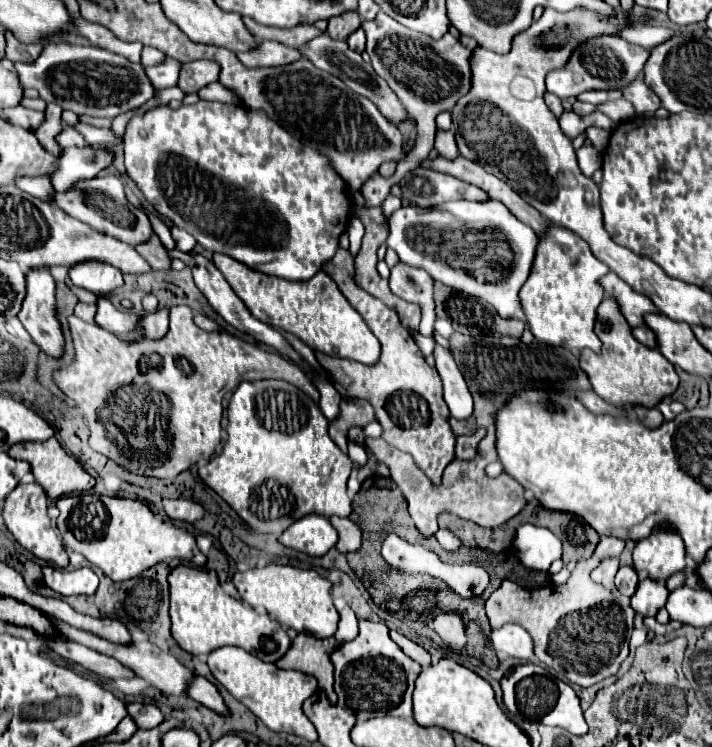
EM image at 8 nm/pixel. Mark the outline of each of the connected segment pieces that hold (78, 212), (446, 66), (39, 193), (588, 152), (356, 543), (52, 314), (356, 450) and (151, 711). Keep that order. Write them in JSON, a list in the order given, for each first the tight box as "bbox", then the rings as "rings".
[{"bbox":[63,176,153,246],"rings":[[[97,176],[81,182],[73,192],[63,194],[63,210],[73,218],[83,220],[85,224],[91,224],[91,228],[95,228],[97,232],[103,232],[105,236],[115,236],[131,246],[145,242],[153,232],[147,214],[127,202],[123,184],[115,176]]]},{"bbox":[361,12,471,162],"rings":[[[379,12],[371,22],[361,22],[361,28],[367,34],[367,54],[371,56],[373,70],[379,72],[397,94],[407,114],[417,122],[417,144],[407,160],[419,162],[433,150],[435,116],[443,110],[453,110],[457,100],[471,90],[471,52],[451,34],[441,40],[431,40],[429,36],[401,26],[385,12]]]},{"bbox":[17,176,53,202],"rings":[[[25,176],[25,178],[19,178],[17,180],[17,186],[21,188],[21,190],[25,190],[27,194],[31,194],[31,196],[37,196],[37,198],[49,198],[47,202],[53,202],[53,186],[51,186],[51,180],[49,178],[45,178],[45,176],[39,176],[39,178],[29,178],[29,176]]]},{"bbox":[577,146,601,176],"rings":[[[581,146],[577,152],[577,160],[579,160],[579,168],[583,170],[585,176],[591,176],[595,170],[601,168],[601,152],[595,150],[593,146]]]},{"bbox":[331,516,361,554],"rings":[[[333,516],[331,524],[339,534],[339,540],[335,544],[335,548],[339,552],[349,554],[349,552],[359,550],[359,546],[361,546],[361,530],[359,530],[359,526],[355,522],[351,522],[349,518],[335,518]]]},{"bbox":[19,268,65,360],"rings":[[[35,268],[27,274],[27,296],[23,300],[23,308],[19,312],[19,320],[23,328],[29,332],[33,344],[49,358],[61,360],[65,354],[65,338],[63,324],[59,320],[59,306],[55,300],[55,282],[49,268]]]},{"bbox":[348,441,368,466],"rings":[[[348,441],[348,456],[357,466],[367,463],[368,457],[365,450],[356,442]]]},{"bbox":[127,704,165,730],"rings":[[[127,704],[127,712],[135,720],[135,724],[145,730],[157,728],[165,720],[163,712],[151,704]]]}]

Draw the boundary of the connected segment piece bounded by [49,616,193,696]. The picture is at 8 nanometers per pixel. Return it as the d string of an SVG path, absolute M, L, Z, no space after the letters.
M49 616L49 620L51 620L55 632L57 632L59 636L63 636L65 640L79 642L79 644L83 644L83 646L87 646L87 648L91 648L91 650L95 650L95 652L99 652L99 654L105 654L105 656L111 656L111 658L119 660L119 662L125 664L129 670L133 670L139 678L147 680L151 686L163 690L165 694L183 696L189 680L193 678L193 672L191 672L189 668L185 668L183 664L179 664L177 658L173 658L171 654L165 654L163 650L159 650L157 646L153 646L153 644L147 640L147 636L145 636L143 632L139 632L139 628L135 628L135 626L131 626L131 638L133 638L131 644L115 644L115 642L109 642L109 640L105 640L105 638L95 636L93 632L73 628L73 626L57 620L57 618L51 618L51 616Z

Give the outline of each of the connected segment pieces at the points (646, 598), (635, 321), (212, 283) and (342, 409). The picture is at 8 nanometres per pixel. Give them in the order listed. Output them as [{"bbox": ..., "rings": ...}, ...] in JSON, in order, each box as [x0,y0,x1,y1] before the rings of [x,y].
[{"bbox":[631,578,669,616],"rings":[[[645,578],[637,584],[637,592],[631,596],[631,606],[641,616],[655,616],[659,608],[665,606],[669,590],[665,588],[663,580]]]},{"bbox":[599,272,657,328],"rings":[[[613,272],[603,276],[599,284],[603,286],[605,296],[613,298],[619,304],[619,310],[625,316],[625,320],[631,324],[631,328],[643,324],[643,314],[657,312],[657,308],[647,300],[647,296],[635,292],[627,282],[619,280],[619,276],[615,276]]]},{"bbox":[170,250,283,346],"rings":[[[175,250],[175,252],[170,253],[170,257],[174,259],[180,259],[187,266],[191,266],[191,270],[193,270],[193,278],[195,278],[195,284],[197,284],[197,288],[203,292],[203,296],[209,300],[209,304],[211,304],[211,308],[229,324],[229,326],[233,326],[233,328],[237,328],[237,330],[241,330],[241,332],[245,332],[245,334],[249,334],[249,336],[253,336],[255,340],[259,340],[259,342],[265,342],[265,344],[269,344],[269,346],[281,346],[281,342],[283,342],[283,336],[277,332],[277,330],[273,330],[271,326],[267,326],[267,324],[263,324],[263,322],[259,322],[255,316],[251,316],[249,312],[247,312],[247,308],[245,308],[245,304],[239,300],[239,296],[235,296],[235,292],[231,290],[231,286],[227,284],[227,280],[223,278],[223,274],[219,274],[217,272],[217,268],[213,266],[213,262],[209,262],[207,258],[203,258],[201,254],[191,254],[191,256],[185,256],[183,252],[179,252],[179,250]]]},{"bbox":[329,400,375,454],"rings":[[[343,400],[339,404],[339,418],[329,424],[329,436],[347,454],[347,432],[353,426],[365,426],[371,420],[375,420],[375,414],[367,400]]]}]

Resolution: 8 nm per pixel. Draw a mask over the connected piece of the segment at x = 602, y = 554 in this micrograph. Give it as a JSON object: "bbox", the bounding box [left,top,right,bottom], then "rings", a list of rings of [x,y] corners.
{"bbox":[595,536,625,560],"rings":[[[603,536],[595,548],[595,556],[599,556],[601,560],[611,558],[611,556],[619,556],[623,552],[623,548],[625,548],[625,540],[619,540],[613,536]]]}

